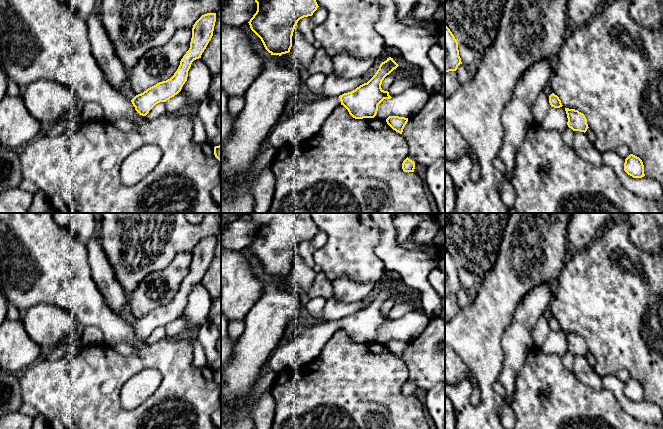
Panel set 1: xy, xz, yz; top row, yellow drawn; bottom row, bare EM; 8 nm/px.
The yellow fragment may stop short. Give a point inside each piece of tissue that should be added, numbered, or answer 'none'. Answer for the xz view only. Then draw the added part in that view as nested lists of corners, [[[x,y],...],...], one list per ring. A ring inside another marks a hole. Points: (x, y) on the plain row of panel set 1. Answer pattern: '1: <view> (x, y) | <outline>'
1: xz (309, 341) | [[[339,320],[316,322],[302,329],[297,326],[294,339],[298,351],[296,366],[303,367],[312,363],[329,339],[340,329]]]

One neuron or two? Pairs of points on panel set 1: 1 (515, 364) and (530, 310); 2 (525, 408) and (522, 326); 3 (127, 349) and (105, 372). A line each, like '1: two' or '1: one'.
1: one
2: two
3: two

